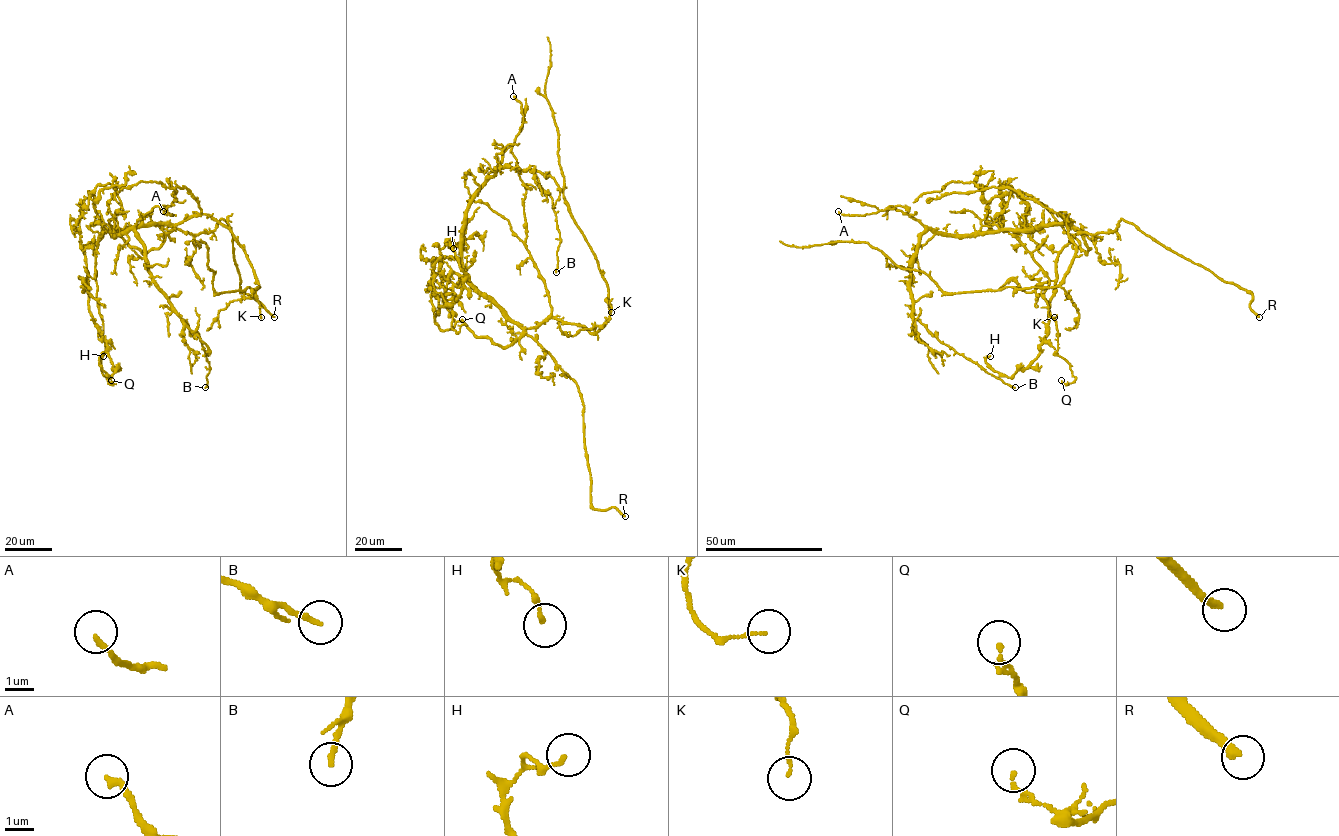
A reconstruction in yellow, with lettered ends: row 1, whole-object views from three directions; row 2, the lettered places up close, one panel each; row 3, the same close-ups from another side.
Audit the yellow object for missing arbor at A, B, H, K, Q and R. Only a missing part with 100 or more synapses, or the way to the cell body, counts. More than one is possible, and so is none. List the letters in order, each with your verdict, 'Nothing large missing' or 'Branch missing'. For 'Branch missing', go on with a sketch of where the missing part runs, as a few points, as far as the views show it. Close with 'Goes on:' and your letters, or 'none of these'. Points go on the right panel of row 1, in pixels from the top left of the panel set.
A: Nothing large missing
B: Nothing large missing
H: Nothing large missing
K: Nothing large missing
Q: Nothing large missing
R: Branch missing. Course of what is missing: (1259, 317), (1317, 317), (1328, 327)
Goes on: R

